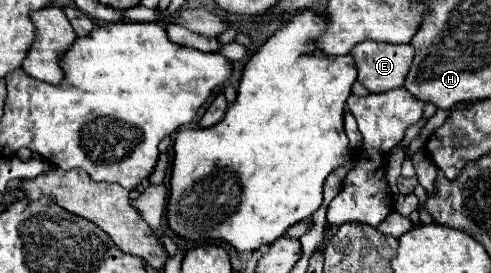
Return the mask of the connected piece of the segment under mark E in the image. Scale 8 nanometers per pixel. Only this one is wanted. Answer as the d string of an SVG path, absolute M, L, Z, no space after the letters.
M361 42L351 54L359 70L357 80L369 92L387 92L403 86L413 60L413 48L409 44Z

